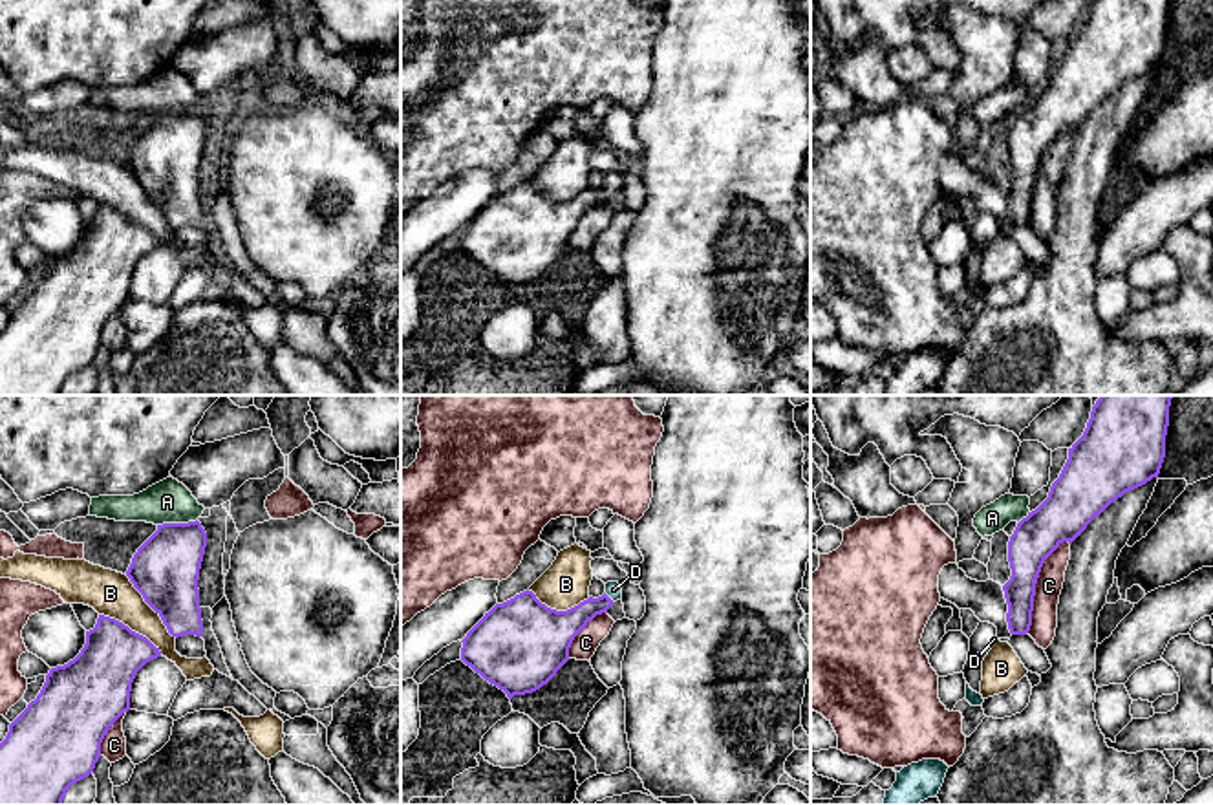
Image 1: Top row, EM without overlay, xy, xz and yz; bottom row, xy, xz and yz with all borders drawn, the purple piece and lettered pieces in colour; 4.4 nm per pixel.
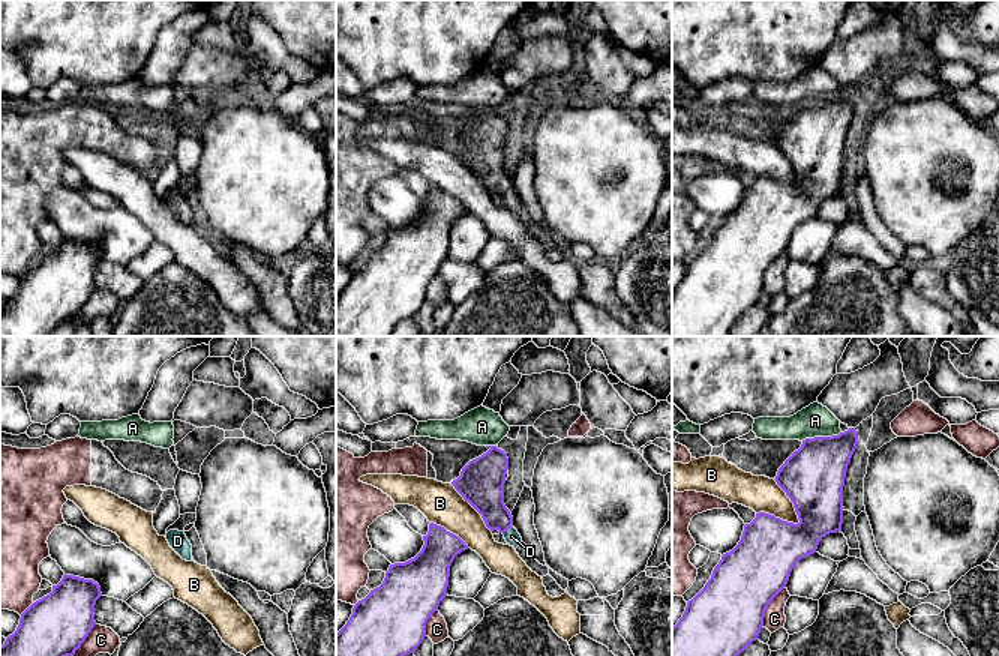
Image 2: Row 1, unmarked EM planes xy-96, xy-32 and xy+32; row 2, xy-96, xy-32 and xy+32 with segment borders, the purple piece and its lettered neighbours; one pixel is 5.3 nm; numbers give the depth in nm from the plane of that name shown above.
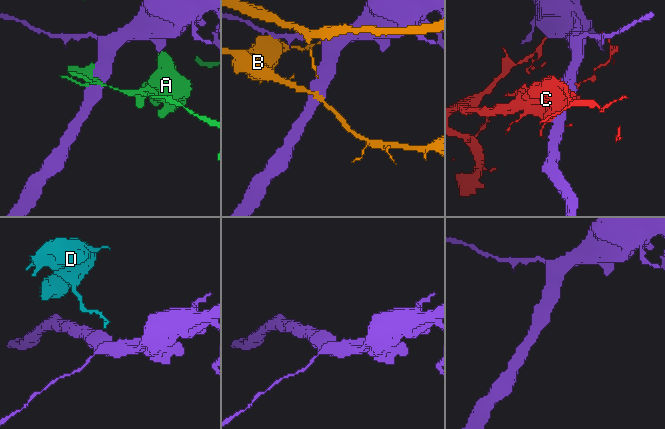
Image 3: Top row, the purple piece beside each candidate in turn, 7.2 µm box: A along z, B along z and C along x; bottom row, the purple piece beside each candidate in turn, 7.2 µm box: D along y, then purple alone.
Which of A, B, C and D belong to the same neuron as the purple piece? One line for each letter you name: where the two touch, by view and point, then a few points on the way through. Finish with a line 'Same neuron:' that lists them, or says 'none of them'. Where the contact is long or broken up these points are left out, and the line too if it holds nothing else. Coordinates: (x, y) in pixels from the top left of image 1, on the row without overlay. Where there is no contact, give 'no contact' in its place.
D: meets purple in xz at (610, 189); runs through xz (560, 216), (610, 189), (613, 180)
Same neuron: D

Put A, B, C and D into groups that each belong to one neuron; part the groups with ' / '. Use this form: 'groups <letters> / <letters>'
groups A / B / C / D

